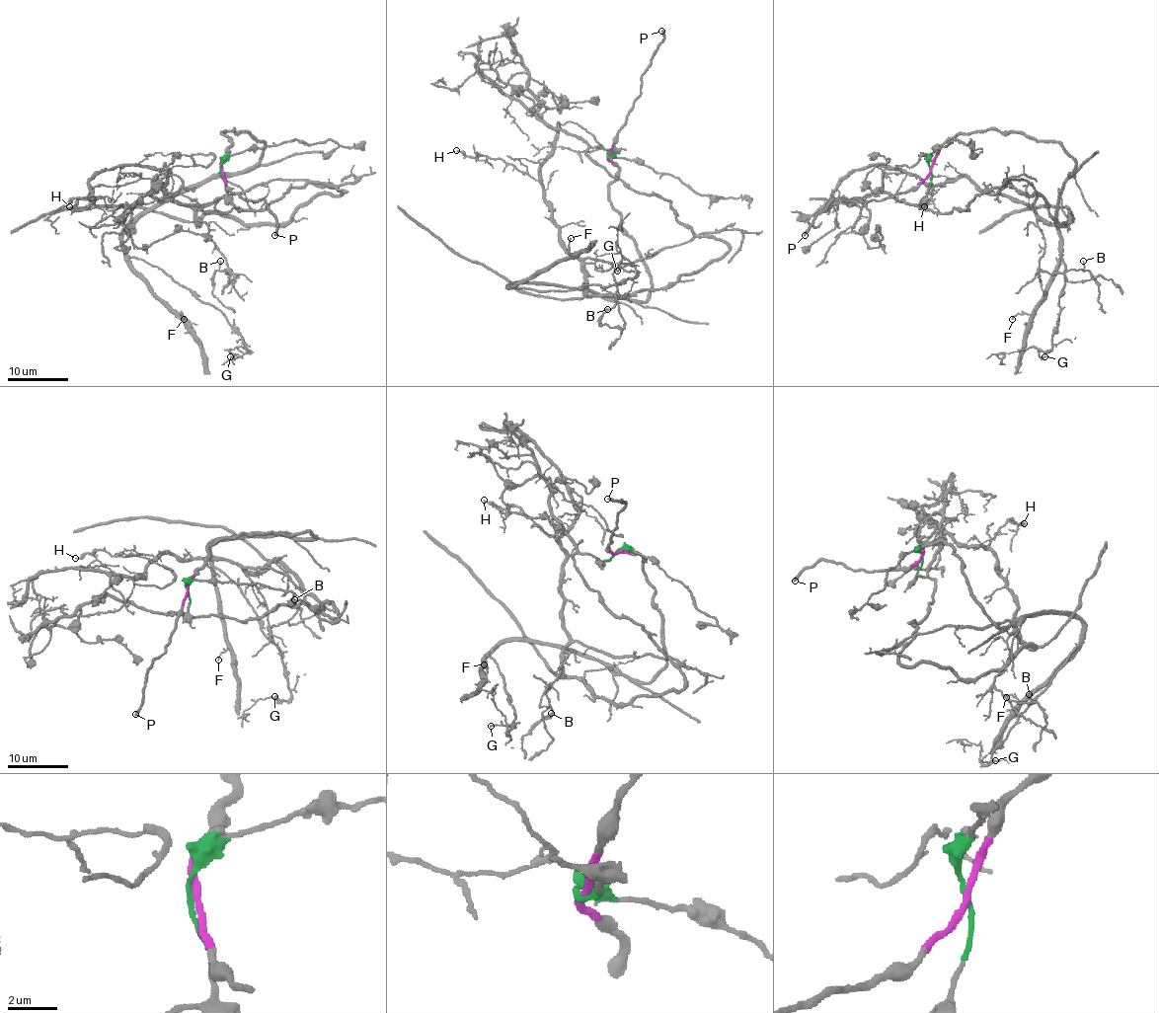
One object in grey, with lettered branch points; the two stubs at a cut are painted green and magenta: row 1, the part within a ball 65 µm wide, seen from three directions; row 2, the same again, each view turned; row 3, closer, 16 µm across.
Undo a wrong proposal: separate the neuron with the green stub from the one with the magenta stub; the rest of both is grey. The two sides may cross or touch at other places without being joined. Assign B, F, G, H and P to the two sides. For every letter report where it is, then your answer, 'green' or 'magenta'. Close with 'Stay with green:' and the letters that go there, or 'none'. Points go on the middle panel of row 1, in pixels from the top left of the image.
B: (607, 309) | green
F: (571, 238) | magenta
G: (617, 271) | magenta
H: (456, 150) | green
P: (661, 31) | magenta
Stay with green: B, H

